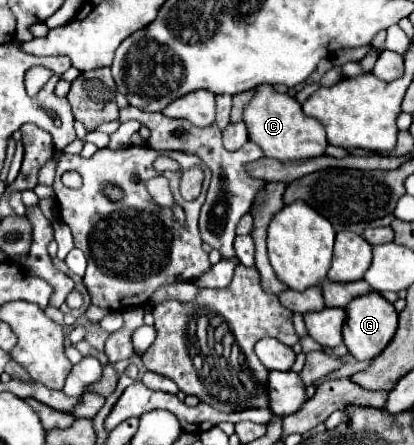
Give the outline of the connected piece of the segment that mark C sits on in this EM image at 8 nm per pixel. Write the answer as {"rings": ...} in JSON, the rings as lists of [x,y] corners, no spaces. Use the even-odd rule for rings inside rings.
{"rings":[[[260,84],[254,90],[252,100],[244,108],[244,124],[248,130],[248,138],[262,148],[264,156],[276,158],[280,162],[316,158],[322,156],[328,146],[324,126],[316,118],[306,116],[296,98],[288,94],[278,94],[270,84]]]}

